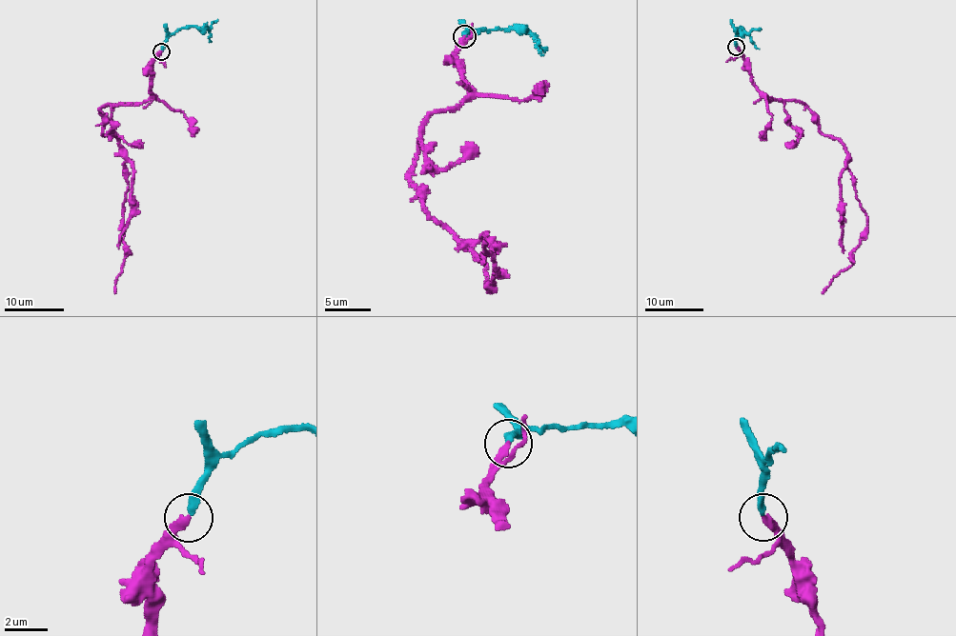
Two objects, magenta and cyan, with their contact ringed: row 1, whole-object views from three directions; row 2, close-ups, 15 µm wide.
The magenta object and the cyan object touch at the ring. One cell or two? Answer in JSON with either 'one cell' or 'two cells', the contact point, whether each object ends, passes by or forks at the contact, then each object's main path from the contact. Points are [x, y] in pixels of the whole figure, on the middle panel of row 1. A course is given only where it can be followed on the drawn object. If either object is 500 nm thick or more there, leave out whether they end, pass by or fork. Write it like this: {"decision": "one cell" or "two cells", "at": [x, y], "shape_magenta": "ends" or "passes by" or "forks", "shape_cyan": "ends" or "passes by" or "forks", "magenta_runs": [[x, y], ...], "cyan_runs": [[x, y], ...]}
{"decision": "one cell", "at": [464, 36], "shape_magenta": "ends", "shape_cyan": "ends", "magenta_runs": [[464, 36], [456, 53], [468, 93], [427, 119], [410, 174], [424, 208], [487, 264], [493, 291], [484, 242]], "cyan_runs": [[466, 36], [463, 33], [489, 29], [528, 30], [536, 38], [539, 50], [543, 55]]}

